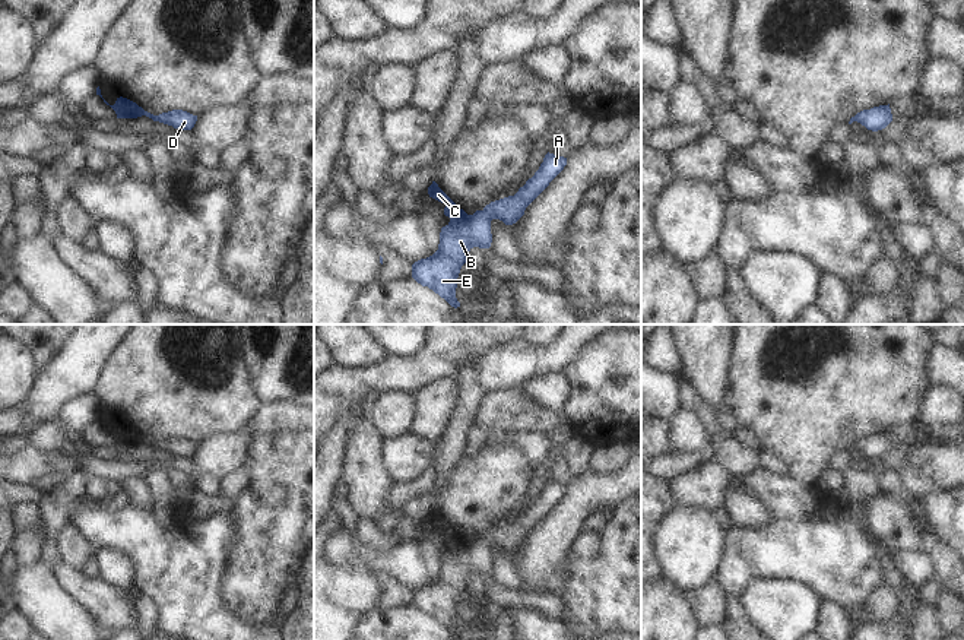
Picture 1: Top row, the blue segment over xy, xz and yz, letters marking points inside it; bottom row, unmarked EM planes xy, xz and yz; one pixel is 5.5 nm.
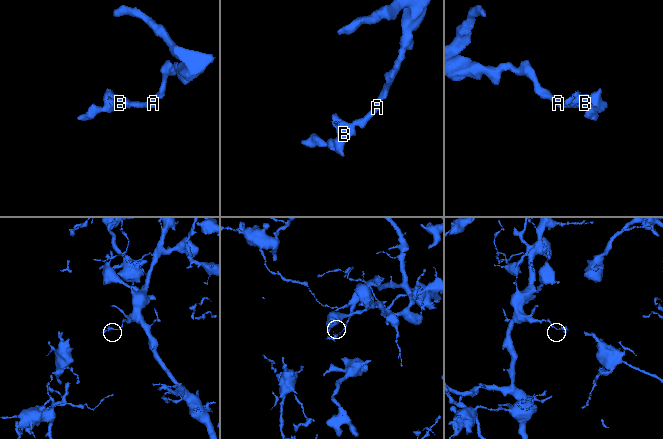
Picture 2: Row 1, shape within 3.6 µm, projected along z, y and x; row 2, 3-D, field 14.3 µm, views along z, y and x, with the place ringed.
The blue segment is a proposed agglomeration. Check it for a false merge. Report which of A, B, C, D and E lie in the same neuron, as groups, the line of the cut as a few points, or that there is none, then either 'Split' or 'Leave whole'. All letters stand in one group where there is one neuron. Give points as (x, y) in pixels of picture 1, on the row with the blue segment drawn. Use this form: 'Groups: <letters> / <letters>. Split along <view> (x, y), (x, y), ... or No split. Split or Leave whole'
Groups: A B C D E. No split. Leave whole.

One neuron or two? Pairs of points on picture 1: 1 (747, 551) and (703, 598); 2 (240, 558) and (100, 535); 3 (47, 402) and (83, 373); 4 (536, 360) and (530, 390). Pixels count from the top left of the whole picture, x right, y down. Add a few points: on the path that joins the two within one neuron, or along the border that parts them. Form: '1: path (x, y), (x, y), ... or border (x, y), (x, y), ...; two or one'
1: border (716, 579), (729, 596); two
2: border (232, 523), (234, 544), (228, 551), (219, 591); two
3: path (56, 393), (75, 374); one
4: border (561, 371), (535, 376), (520, 387); two

